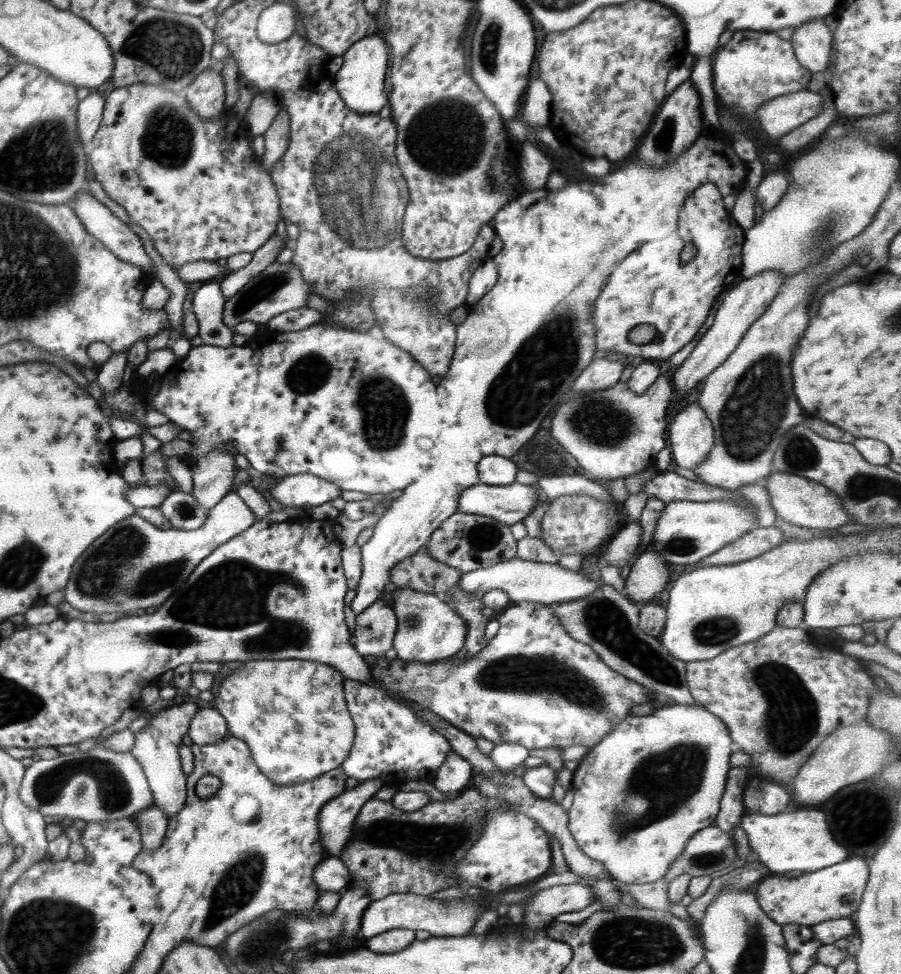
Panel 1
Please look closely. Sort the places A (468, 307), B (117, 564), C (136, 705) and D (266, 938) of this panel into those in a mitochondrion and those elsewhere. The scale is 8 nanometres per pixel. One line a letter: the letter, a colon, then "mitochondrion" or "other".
A: other
B: mitochondrion
C: other
D: mitochondrion

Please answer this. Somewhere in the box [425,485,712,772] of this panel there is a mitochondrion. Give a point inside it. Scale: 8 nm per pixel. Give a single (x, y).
(550, 676)

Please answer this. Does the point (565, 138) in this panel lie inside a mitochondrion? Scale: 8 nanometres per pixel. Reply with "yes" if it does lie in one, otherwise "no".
no

